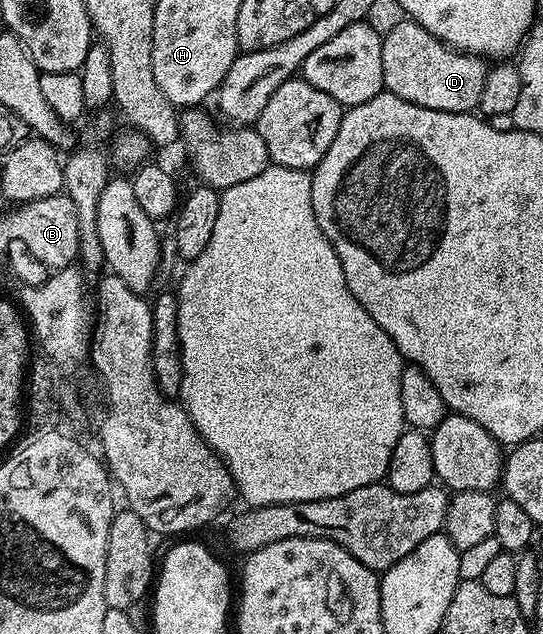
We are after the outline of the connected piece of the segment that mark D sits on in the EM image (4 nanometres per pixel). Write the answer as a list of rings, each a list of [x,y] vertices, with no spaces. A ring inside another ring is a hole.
[[[404,20],[397,22],[388,31],[384,31],[383,44],[383,84],[390,94],[399,96],[399,100],[407,100],[411,104],[419,104],[423,108],[435,108],[439,112],[455,112],[468,114],[476,111],[483,96],[483,82],[487,80],[489,66],[486,59],[478,58],[476,54],[464,54],[455,50],[445,42],[440,42],[427,28],[417,22]]]

